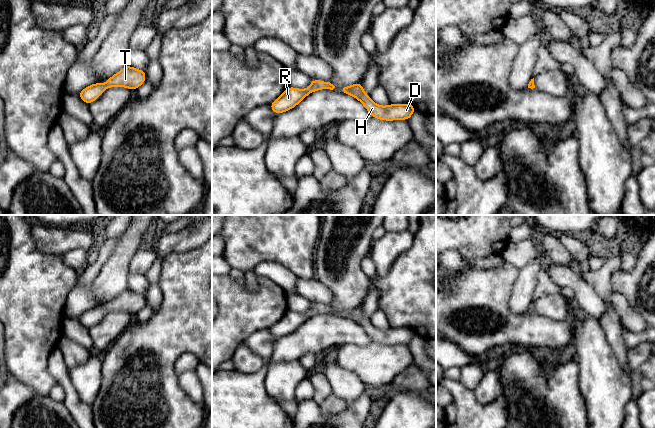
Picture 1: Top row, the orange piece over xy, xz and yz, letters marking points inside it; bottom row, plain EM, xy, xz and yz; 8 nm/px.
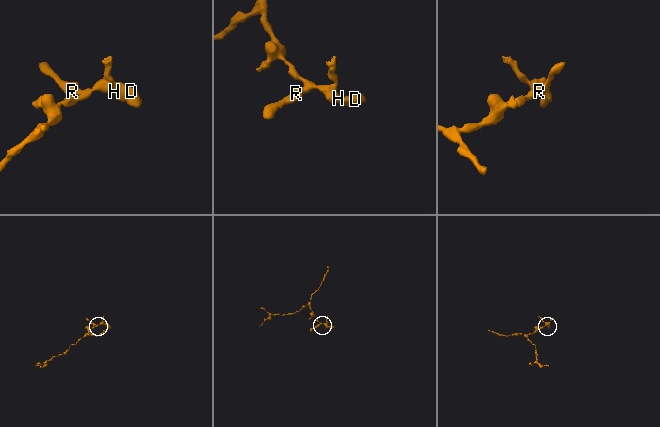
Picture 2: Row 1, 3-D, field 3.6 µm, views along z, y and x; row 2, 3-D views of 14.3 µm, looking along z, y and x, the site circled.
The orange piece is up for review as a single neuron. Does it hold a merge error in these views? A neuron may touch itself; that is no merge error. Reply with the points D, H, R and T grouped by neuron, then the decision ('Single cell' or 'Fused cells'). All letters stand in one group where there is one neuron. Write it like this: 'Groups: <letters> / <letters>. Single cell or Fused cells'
Groups: D H R T. Single cell

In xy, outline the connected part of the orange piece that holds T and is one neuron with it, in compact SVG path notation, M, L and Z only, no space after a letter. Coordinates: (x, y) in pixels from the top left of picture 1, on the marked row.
M126 65L115 75L111 76L104 84L93 83L81 90L78 96L84 103L89 105L98 99L107 88L126 87L132 91L136 91L146 80L145 70L139 70Z

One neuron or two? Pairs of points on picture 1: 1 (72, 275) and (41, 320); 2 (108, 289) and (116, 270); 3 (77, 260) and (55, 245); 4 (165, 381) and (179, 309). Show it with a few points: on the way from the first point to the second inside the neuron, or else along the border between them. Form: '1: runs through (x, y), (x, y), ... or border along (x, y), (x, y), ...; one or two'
1: runs through (61, 286), (41, 306), (41, 309); one
2: runs through (109, 284), (113, 275); one
3: border along (88, 251), (82, 248), (73, 248), (59, 255); two
4: runs through (165, 363), (165, 337), (175, 327); one

